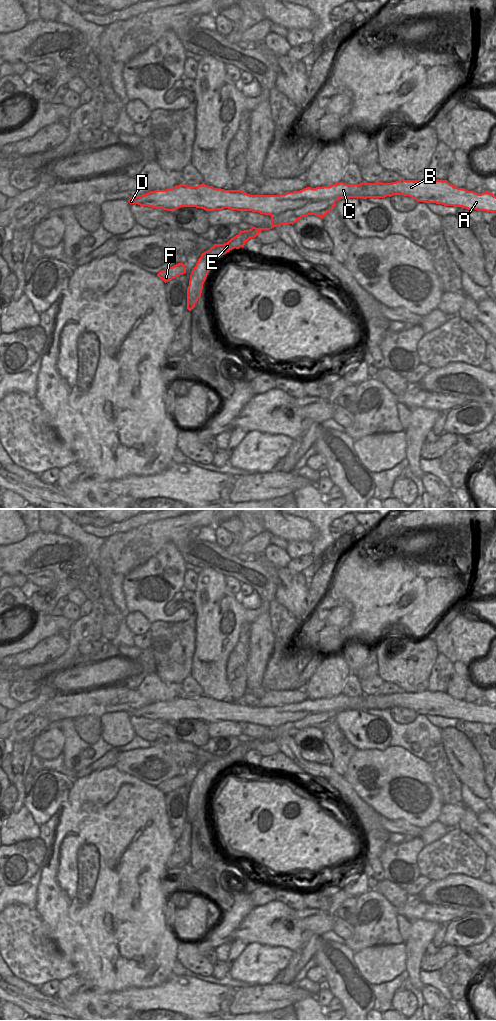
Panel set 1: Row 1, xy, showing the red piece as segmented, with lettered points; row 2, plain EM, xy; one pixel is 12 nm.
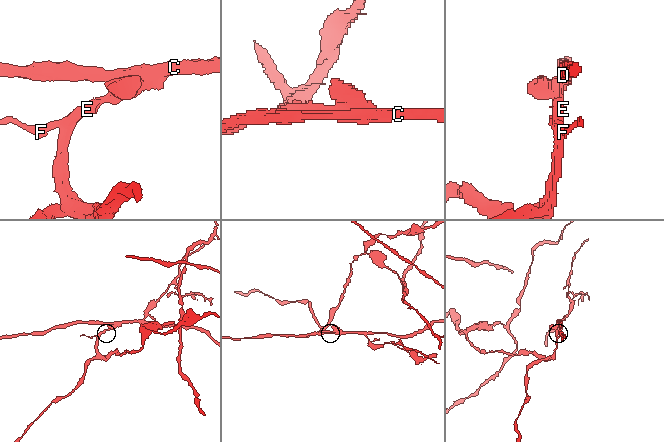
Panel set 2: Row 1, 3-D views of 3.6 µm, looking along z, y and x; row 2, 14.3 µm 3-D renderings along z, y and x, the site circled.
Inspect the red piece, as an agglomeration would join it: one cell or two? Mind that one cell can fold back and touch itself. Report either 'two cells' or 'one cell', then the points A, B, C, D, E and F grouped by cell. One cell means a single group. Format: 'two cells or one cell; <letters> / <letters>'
two cells; A B C D / E F

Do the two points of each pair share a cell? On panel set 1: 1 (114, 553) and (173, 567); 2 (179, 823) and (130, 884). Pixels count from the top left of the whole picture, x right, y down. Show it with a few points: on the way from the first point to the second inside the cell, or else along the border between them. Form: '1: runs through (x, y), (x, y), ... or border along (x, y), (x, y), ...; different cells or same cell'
1: border along (163, 545), (151, 557), (126, 574); different cells
2: border along (165, 810), (170, 833), (176, 840); different cells

